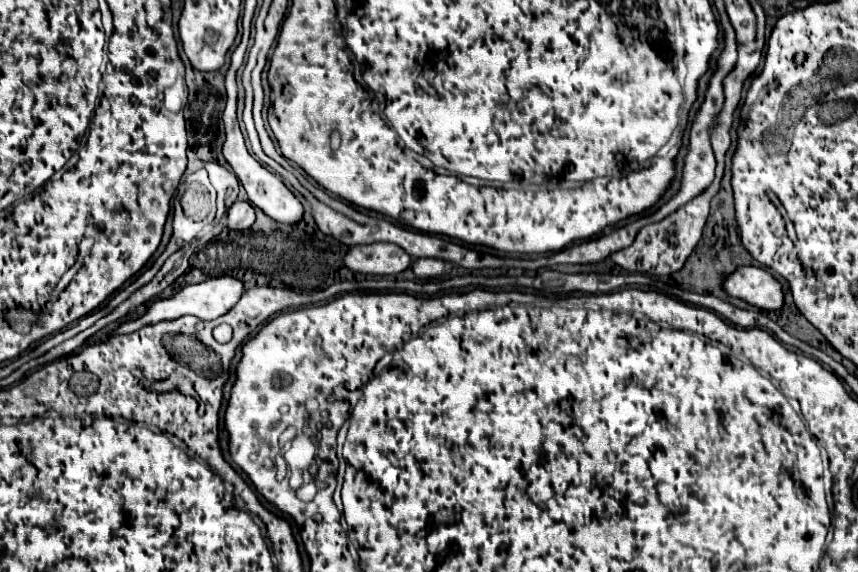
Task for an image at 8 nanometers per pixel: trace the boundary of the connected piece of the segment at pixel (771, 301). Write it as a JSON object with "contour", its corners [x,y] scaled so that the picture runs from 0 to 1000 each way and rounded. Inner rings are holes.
{"contour":[[[861,465],[843,490],[843,507],[885,542],[906,542],[913,535],[910,497],[885,465]]]}

